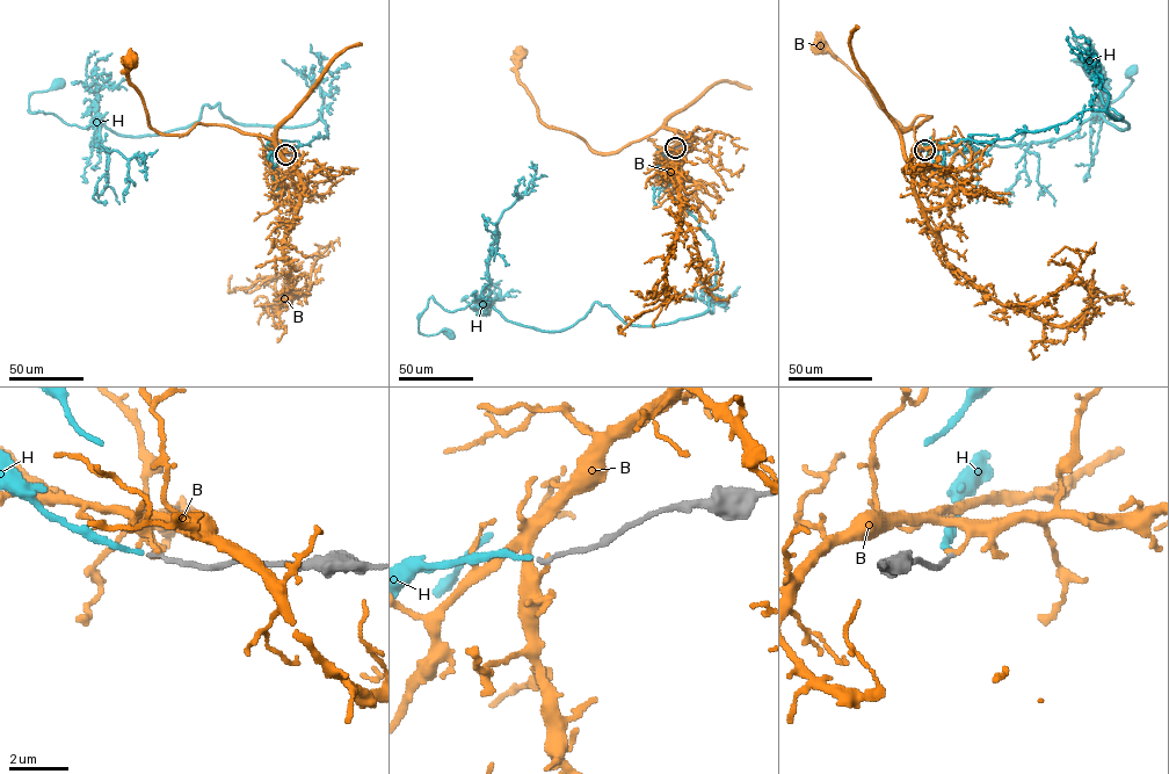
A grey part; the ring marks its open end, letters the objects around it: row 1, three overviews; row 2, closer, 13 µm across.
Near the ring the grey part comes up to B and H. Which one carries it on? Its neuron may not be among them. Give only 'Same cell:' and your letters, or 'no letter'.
Same cell: H

